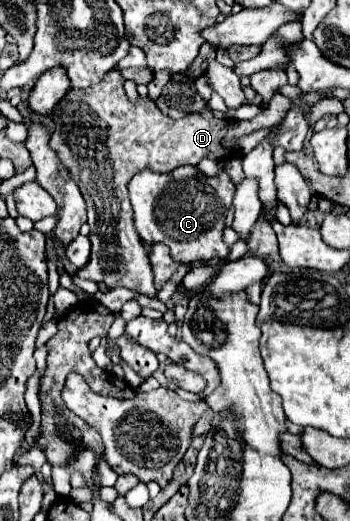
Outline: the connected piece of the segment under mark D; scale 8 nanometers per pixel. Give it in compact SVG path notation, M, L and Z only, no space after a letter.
M112 69L90 89L70 89L52 111L54 131L50 147L54 147L58 159L70 171L70 177L78 185L88 209L92 251L90 261L78 269L76 275L90 281L96 281L96 275L104 275L102 281L108 289L122 285L136 293L156 297L148 253L142 247L132 221L132 207L126 189L128 181L140 171L170 173L182 165L196 167L202 159L228 161L236 151L234 143L240 137L280 123L292 103L278 93L270 105L250 121L218 119L206 109L170 121L170 117L164 117L148 97L130 103L122 85L124 77L118 69Z

